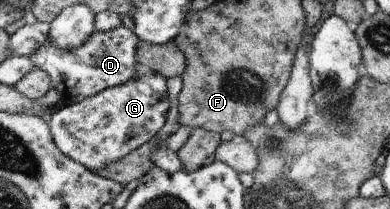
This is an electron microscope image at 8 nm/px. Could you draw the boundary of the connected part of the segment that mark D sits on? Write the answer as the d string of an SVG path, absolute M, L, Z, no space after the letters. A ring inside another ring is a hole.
M121 26L112 31L94 31L84 41L84 45L76 49L62 49L56 43L52 43L52 39L48 39L29 59L34 68L48 73L52 87L60 93L61 103L68 106L81 103L100 91L122 86L130 79L136 79L142 68L136 59L139 43L140 39L134 31Z

